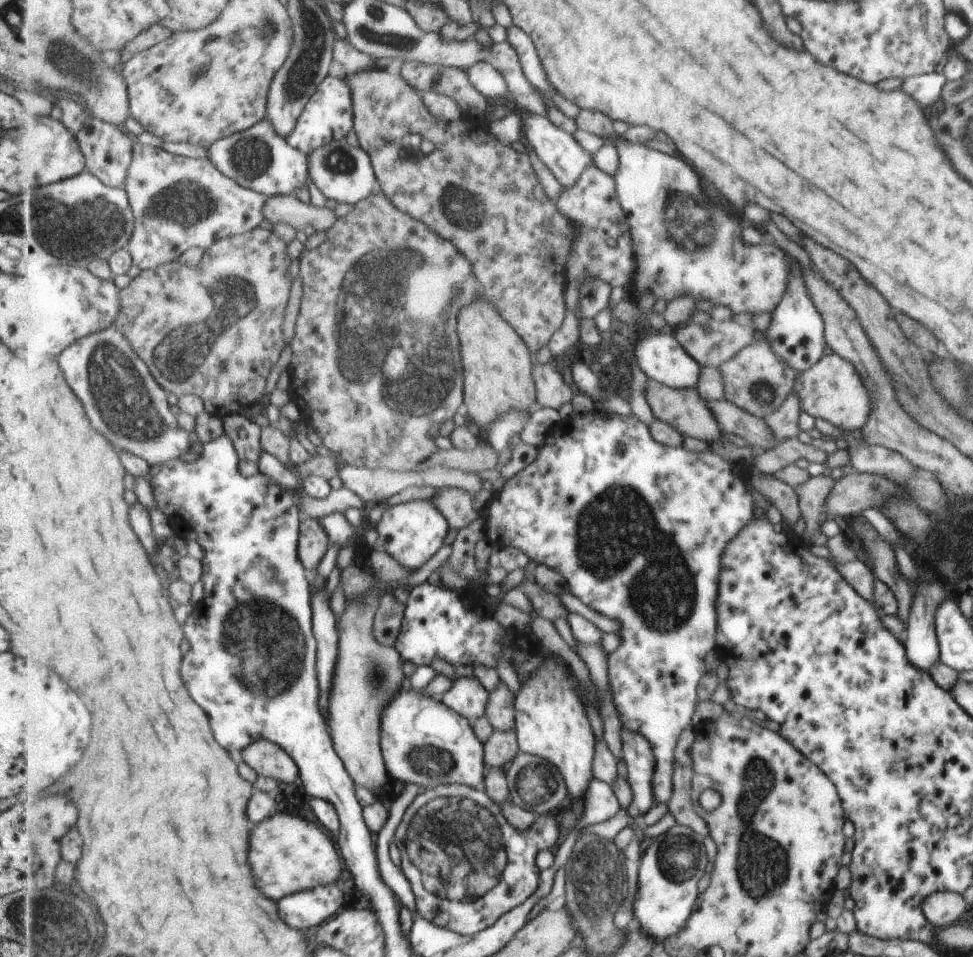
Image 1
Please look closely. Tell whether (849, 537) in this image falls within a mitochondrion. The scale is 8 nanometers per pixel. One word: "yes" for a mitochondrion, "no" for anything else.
no

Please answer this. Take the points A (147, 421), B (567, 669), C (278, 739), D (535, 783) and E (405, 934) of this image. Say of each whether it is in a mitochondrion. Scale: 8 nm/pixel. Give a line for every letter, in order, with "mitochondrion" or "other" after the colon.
A: mitochondrion
B: other
C: other
D: mitochondrion
E: other

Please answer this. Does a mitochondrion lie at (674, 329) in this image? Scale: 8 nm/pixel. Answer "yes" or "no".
no

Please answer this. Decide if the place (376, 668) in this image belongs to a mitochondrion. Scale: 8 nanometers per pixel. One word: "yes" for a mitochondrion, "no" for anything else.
yes

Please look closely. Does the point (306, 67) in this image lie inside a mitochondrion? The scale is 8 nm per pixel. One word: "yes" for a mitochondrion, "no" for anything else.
yes

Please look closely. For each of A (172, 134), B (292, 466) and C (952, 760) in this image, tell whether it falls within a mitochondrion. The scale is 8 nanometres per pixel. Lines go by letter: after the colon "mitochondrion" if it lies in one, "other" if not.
A: other
B: other
C: other

